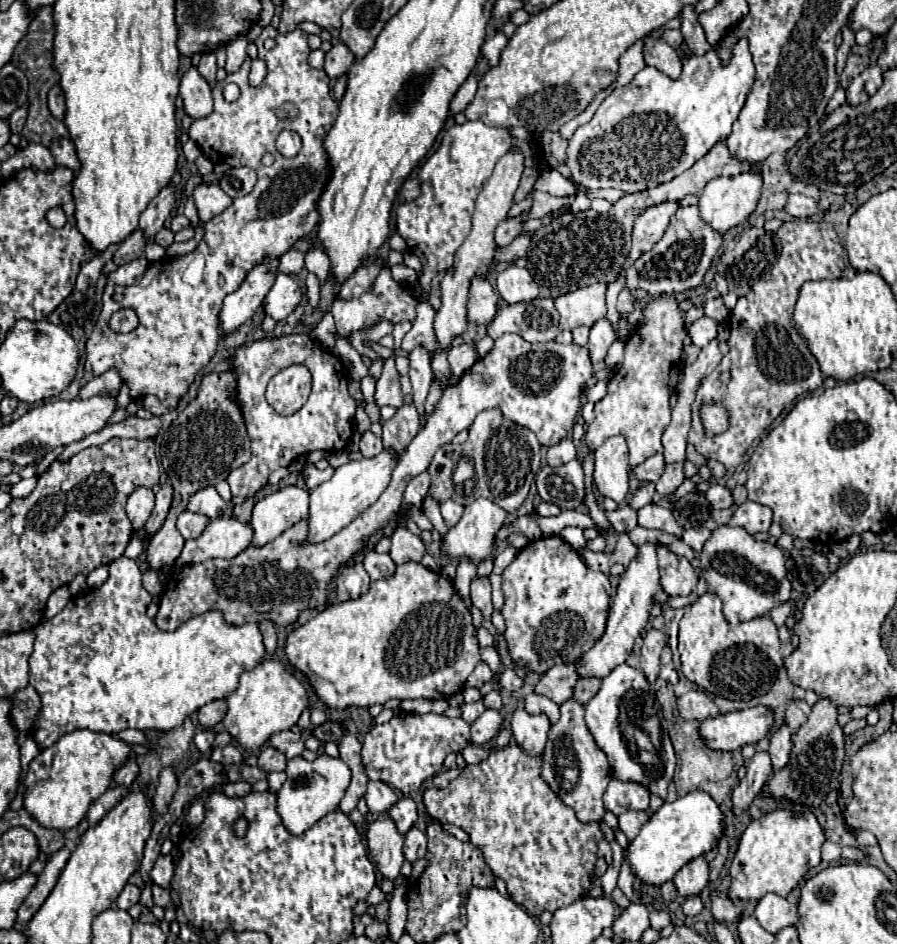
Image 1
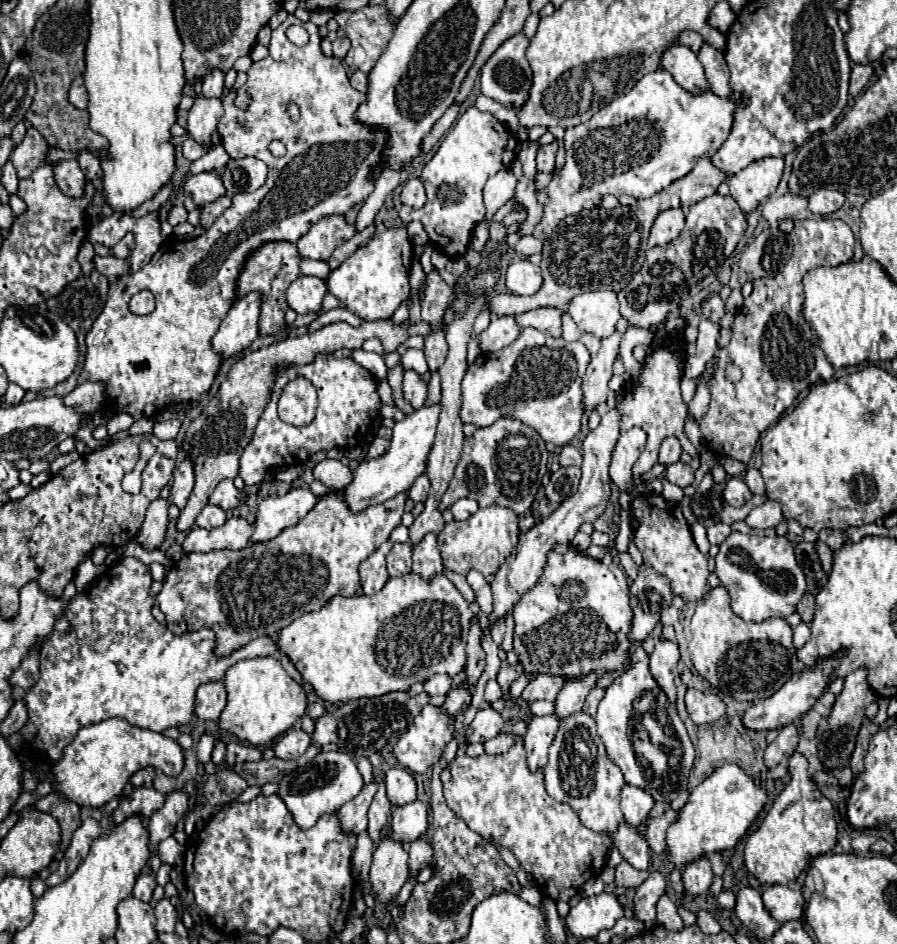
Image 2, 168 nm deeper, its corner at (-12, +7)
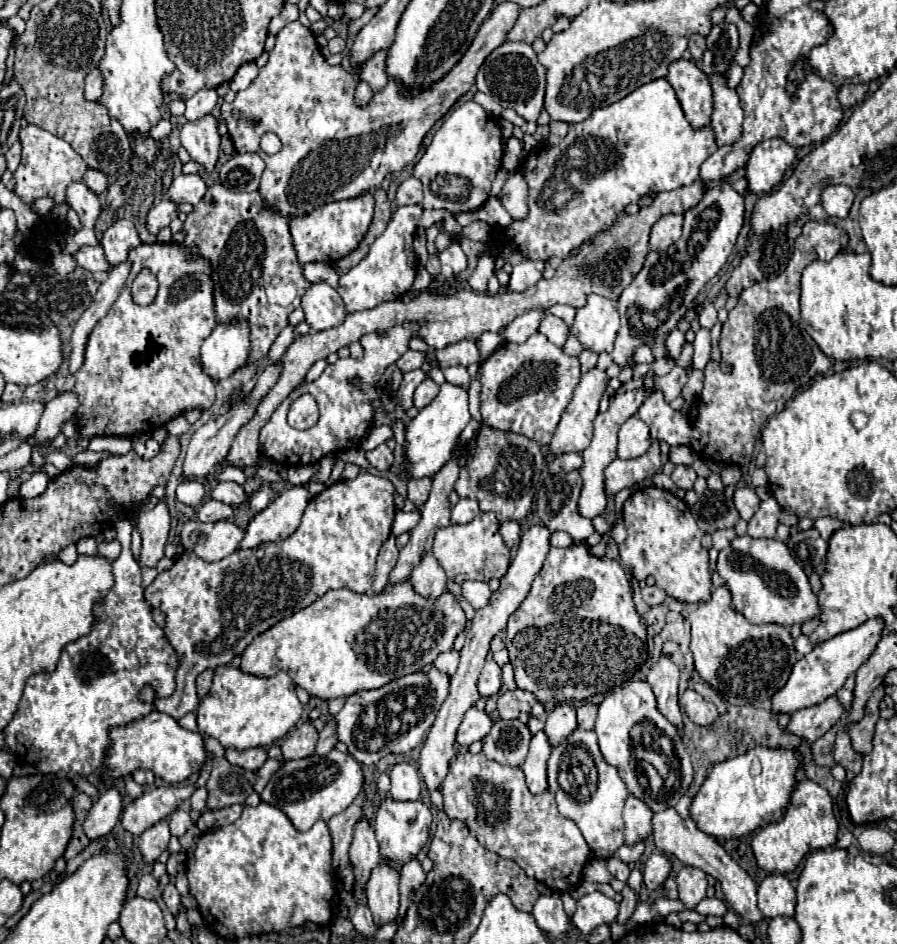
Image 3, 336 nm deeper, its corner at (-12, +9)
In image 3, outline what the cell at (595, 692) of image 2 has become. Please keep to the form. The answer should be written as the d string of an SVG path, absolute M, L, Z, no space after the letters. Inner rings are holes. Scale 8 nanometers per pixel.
M582 702L578 704L578 726L584 730L592 730L596 722L596 704Z

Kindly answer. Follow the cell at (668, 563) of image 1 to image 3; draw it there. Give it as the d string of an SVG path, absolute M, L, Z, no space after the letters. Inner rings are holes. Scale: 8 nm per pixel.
M642 488L622 506L628 538L620 544L620 560L638 580L654 576L656 586L680 602L706 602L712 594L708 550L702 548L696 520L684 500L660 488Z

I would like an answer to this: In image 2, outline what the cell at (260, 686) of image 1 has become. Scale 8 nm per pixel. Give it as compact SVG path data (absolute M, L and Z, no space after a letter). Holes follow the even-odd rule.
M276 656L242 660L230 666L224 674L224 686L228 702L218 718L218 726L252 746L270 744L276 736L290 730L306 712L304 688L284 672Z

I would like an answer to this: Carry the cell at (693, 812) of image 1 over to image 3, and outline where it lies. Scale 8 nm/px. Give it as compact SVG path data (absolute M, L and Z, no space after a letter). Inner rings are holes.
M760 746L732 760L718 762L694 796L690 818L696 822L698 830L720 842L740 838L766 824L780 822L786 812L792 786L796 784L794 774L798 766L800 758L794 750L772 750Z

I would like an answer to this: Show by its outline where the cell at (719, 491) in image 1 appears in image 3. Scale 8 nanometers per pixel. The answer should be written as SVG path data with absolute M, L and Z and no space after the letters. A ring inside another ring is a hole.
M738 486L736 492L734 492L734 504L736 504L738 512L740 512L740 518L750 520L754 516L754 512L758 510L758 506L760 506L760 498L758 498L754 488Z

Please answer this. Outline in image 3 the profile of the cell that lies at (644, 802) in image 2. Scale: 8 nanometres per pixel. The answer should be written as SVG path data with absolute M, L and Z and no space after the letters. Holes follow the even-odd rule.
M628 796L624 806L624 838L626 844L644 840L652 832L652 810L636 796Z

